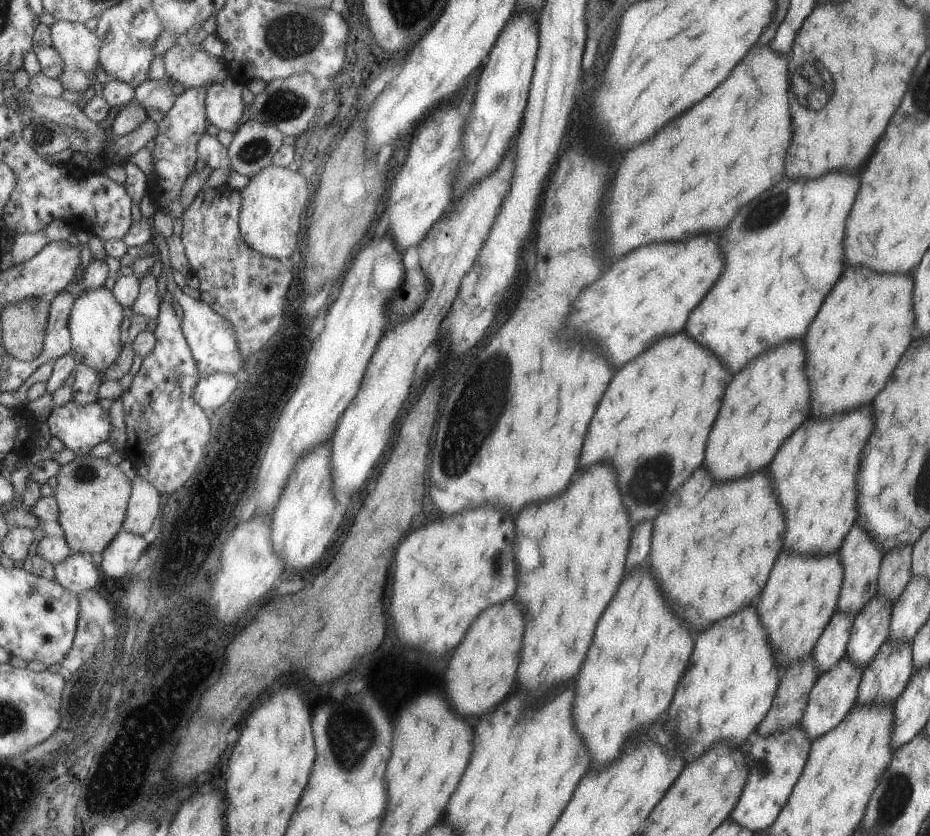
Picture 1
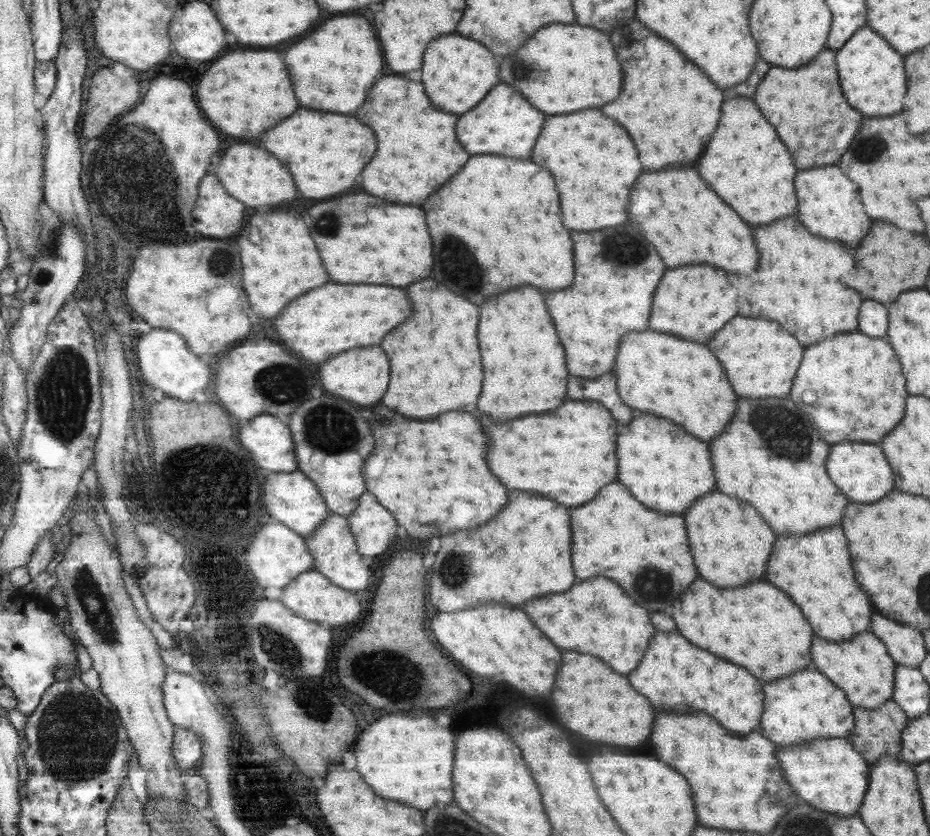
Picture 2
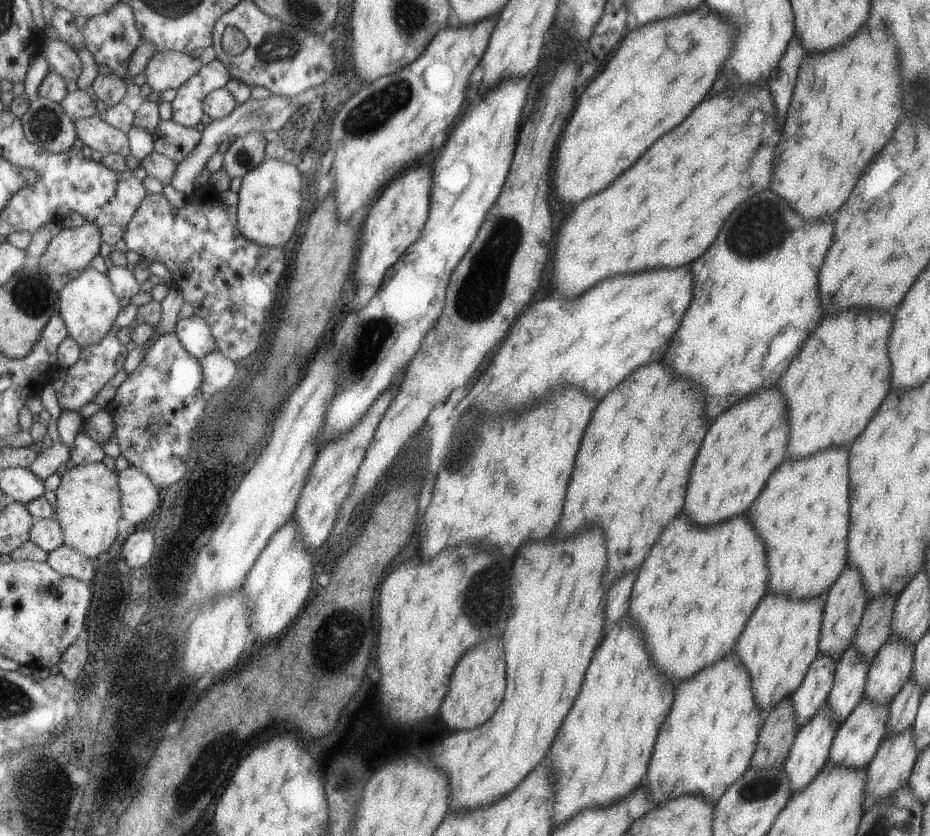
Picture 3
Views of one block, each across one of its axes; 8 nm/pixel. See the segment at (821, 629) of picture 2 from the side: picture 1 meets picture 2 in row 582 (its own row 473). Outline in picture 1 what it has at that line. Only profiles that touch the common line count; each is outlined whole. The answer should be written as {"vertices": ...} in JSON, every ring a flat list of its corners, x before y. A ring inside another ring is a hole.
{"vertices":[[863,406,855,412,845,412,839,416,831,416,825,420,807,420,795,436,783,448,779,448,779,456,771,460,769,472,775,488,775,496,779,496,779,504,787,512,787,532,783,532,783,548,801,555,821,555,822,553,839,552,841,542,852,527,855,516,855,474,859,468,859,454,867,442,867,436,873,430,871,408]]}

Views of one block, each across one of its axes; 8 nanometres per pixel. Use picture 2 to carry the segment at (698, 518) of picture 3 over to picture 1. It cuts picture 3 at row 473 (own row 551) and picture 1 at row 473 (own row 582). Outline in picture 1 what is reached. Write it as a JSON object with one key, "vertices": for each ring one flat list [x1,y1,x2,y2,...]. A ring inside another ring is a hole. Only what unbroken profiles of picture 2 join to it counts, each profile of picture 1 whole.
{"vertices":[[787,340,787,344,779,344,779,348,773,348,771,352,763,352,763,356,747,364,743,372,733,374,731,384,727,384,727,396,723,396,723,412,719,412,715,432,711,432,711,440,707,440,707,460,703,460,705,468,717,482,721,482,767,466,779,444,807,418,807,414,809,388,803,374,803,346,801,340]]}

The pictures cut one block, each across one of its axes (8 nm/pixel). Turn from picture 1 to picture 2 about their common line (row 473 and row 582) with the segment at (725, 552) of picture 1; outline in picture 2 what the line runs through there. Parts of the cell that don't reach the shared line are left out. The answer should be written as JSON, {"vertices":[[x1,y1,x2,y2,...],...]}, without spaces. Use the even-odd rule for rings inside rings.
{"vertices":[[695,580,695,584,691,584,691,588,687,588,687,592,683,592,683,596,673,604,677,630,683,632,691,644,699,644,699,648,707,648,707,652,715,652,715,656,723,656,723,660,731,660,731,664,751,668,751,672,755,672,763,682,789,676,811,665,809,646,813,632,799,608,783,592,765,582,753,582,735,590,717,588,717,592,719,596,713,600,713,586,703,580]]}

